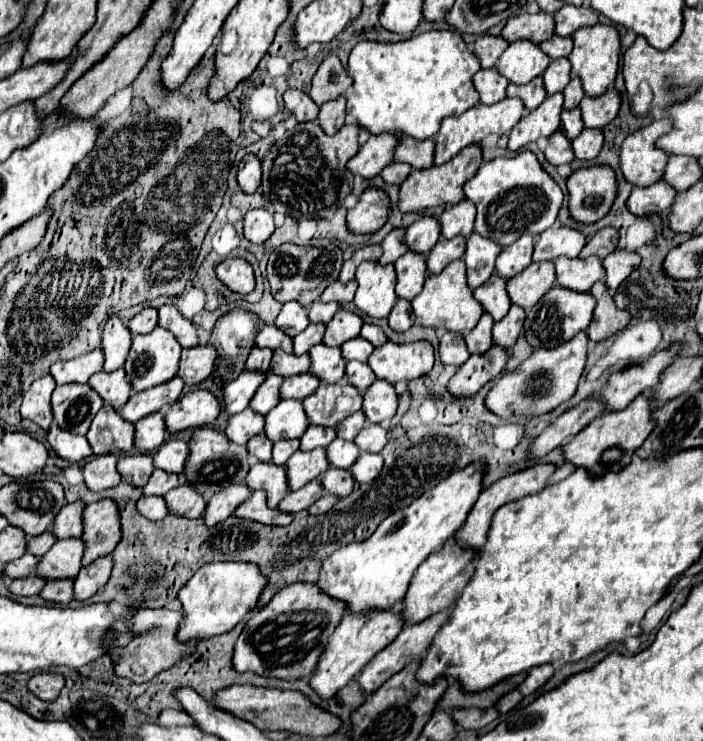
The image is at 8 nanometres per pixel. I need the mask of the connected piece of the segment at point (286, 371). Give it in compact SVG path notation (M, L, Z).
M274 351L272 361L270 361L270 373L280 375L280 377L292 377L306 373L310 367L310 357L308 355L286 355L282 351Z

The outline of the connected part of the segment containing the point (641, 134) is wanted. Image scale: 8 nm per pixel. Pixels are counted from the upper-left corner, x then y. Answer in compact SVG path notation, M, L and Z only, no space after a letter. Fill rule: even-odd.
M670 119L650 123L644 129L630 133L620 147L620 169L624 179L636 187L650 187L662 179L668 155L654 147L656 139L670 129Z

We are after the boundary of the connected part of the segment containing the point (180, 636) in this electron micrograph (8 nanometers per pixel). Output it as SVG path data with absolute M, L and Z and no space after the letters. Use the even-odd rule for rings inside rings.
M210 563L200 567L192 579L178 591L178 599L184 609L184 619L178 623L176 639L180 643L192 639L210 639L230 631L240 619L244 619L254 607L262 593L262 583L266 583L258 567L250 563Z

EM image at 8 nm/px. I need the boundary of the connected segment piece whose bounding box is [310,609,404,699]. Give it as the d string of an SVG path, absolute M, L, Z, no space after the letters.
M394 609L374 611L374 615L362 615L362 617L344 615L316 663L316 669L310 677L310 687L318 693L320 699L334 697L336 691L348 685L348 681L352 681L378 651L382 651L388 643L394 641L394 637L402 631L402 627L404 627L402 617Z

